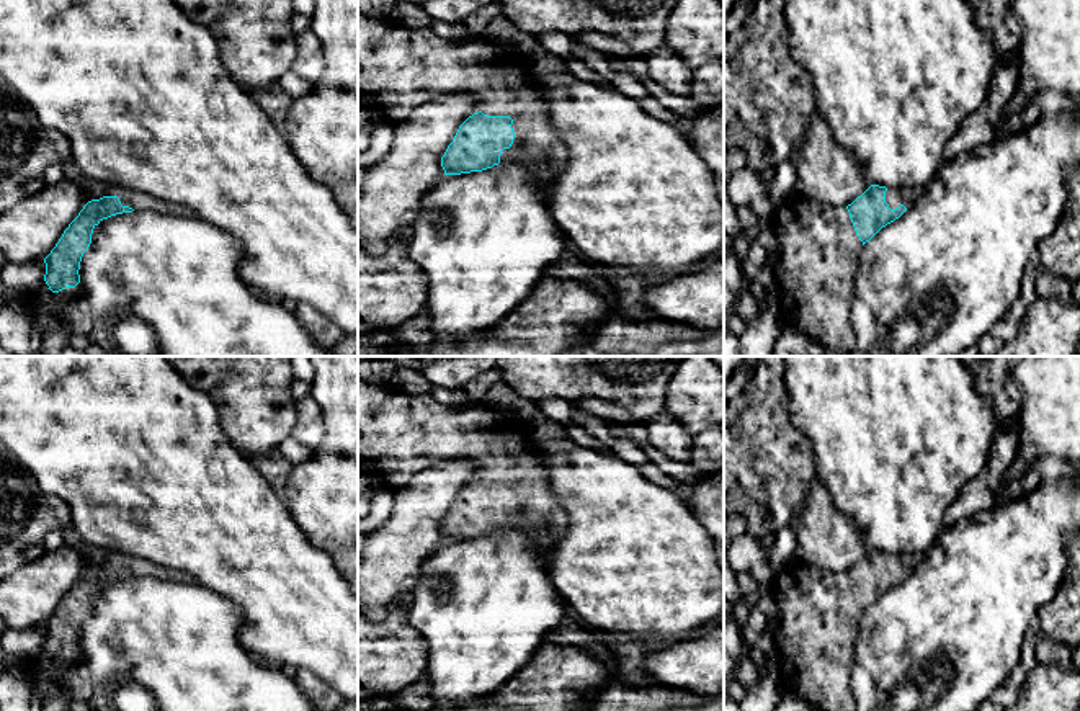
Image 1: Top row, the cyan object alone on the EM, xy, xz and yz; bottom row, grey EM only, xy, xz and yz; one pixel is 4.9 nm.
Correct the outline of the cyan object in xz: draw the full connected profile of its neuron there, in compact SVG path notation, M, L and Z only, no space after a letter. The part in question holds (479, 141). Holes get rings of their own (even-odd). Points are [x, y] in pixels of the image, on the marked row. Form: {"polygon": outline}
{"polygon": "M358 15L358 108L379 110L386 121L405 121L425 101L453 92L474 93L480 111L457 129L441 157L444 175L482 172L500 162L539 167L549 160L559 170L567 157L562 137L551 124L549 108L534 85L523 56L482 39L444 39L430 26L405 28L384 16Z"}

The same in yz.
{"polygon": "M871 185L846 208L825 206L801 195L779 203L771 226L779 245L776 260L781 271L778 297L783 325L797 329L837 355L851 353L856 347L851 304L859 252L882 227L899 219L915 198L908 188Z"}

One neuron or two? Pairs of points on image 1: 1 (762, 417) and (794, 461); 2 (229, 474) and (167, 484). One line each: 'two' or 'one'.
1: one
2: one

